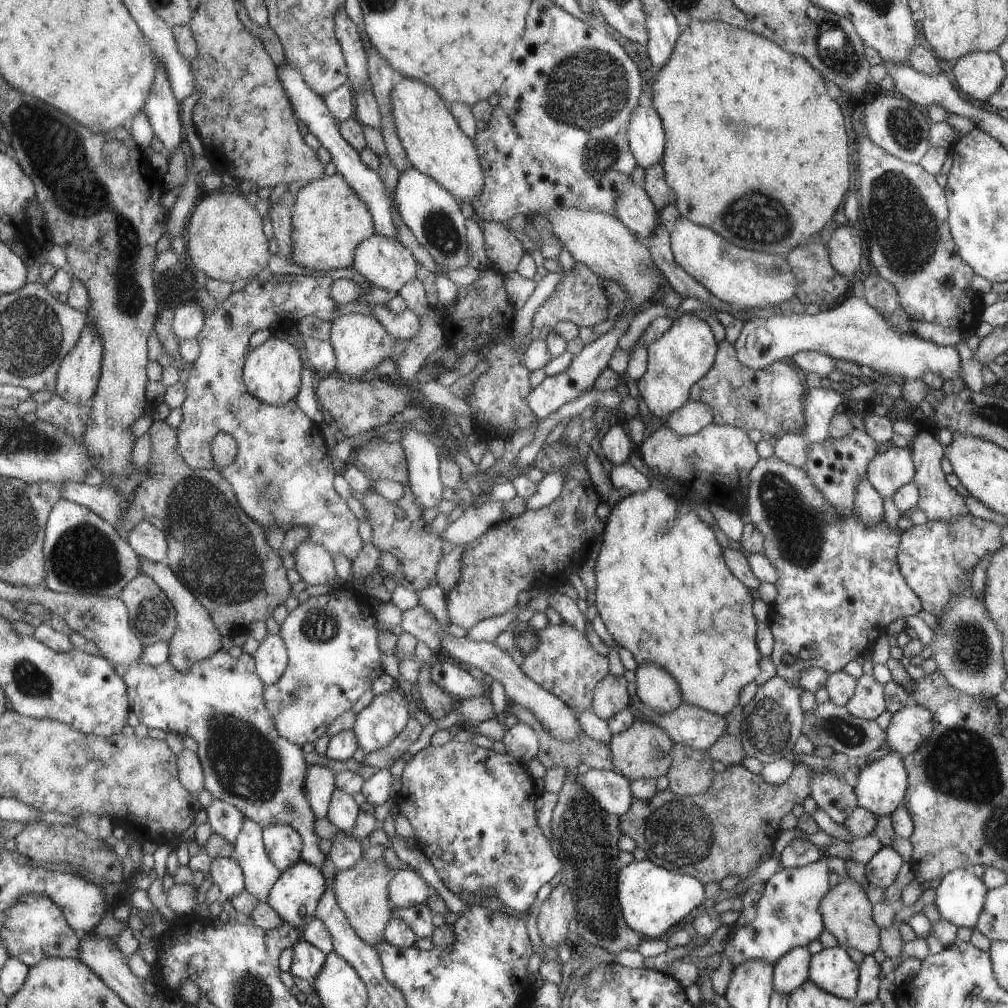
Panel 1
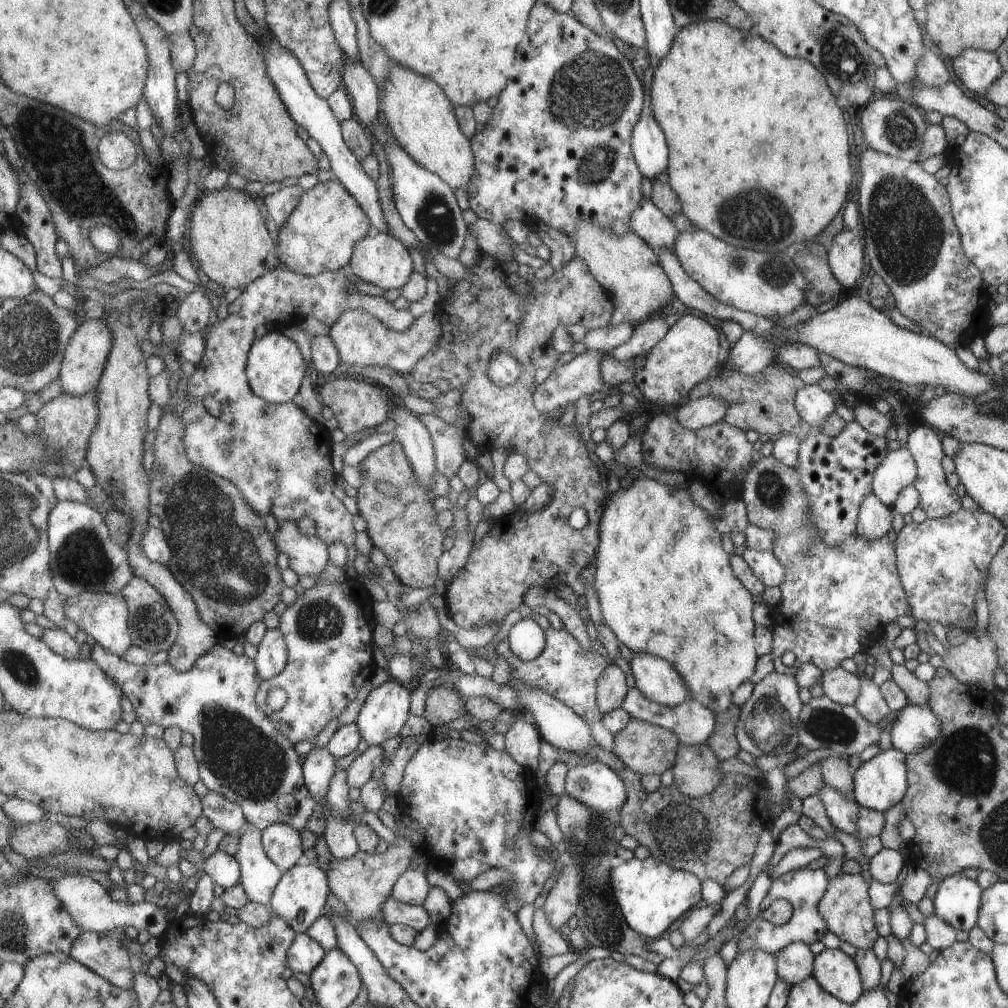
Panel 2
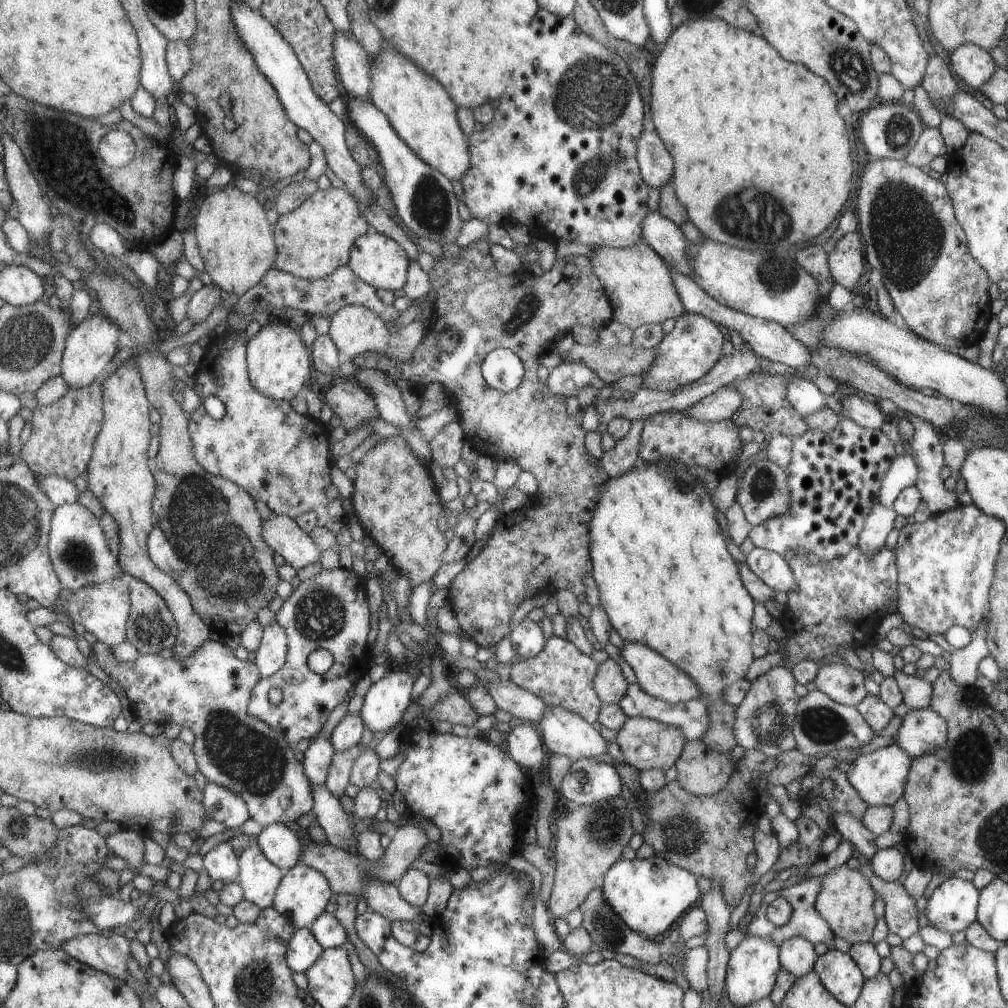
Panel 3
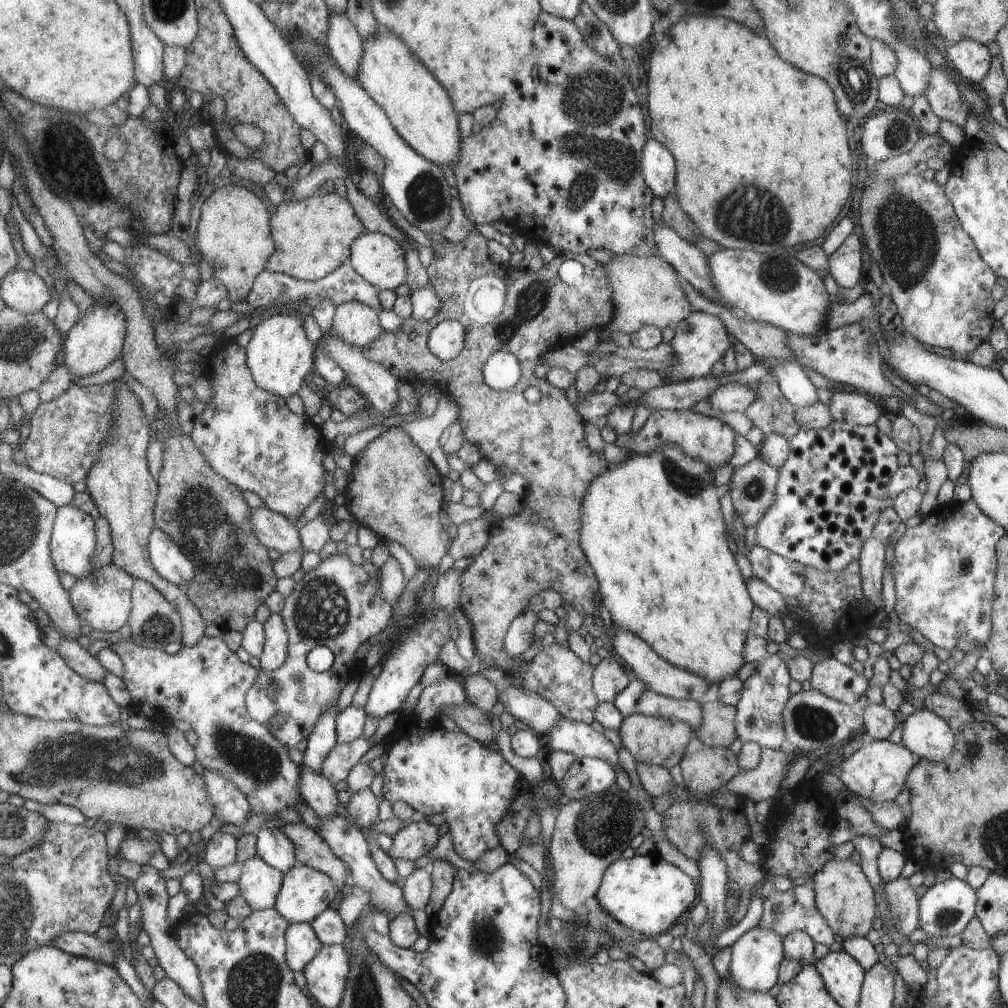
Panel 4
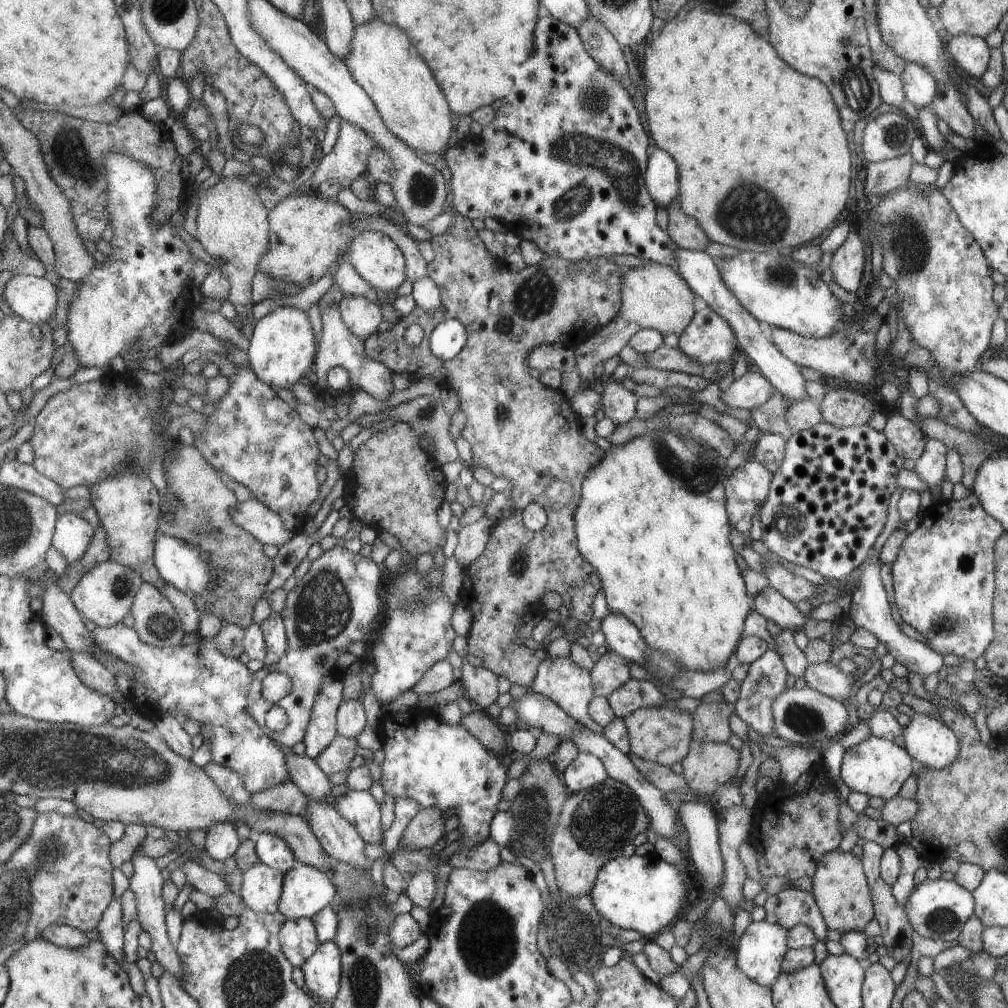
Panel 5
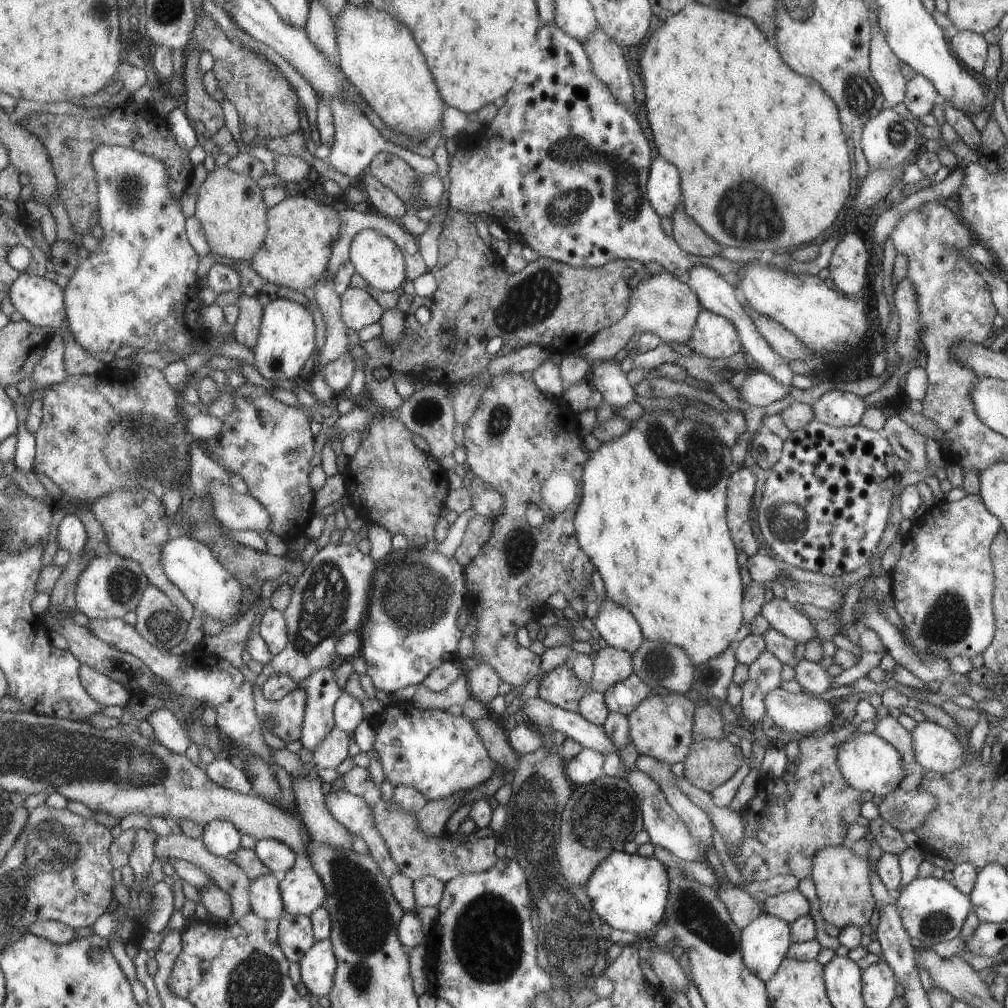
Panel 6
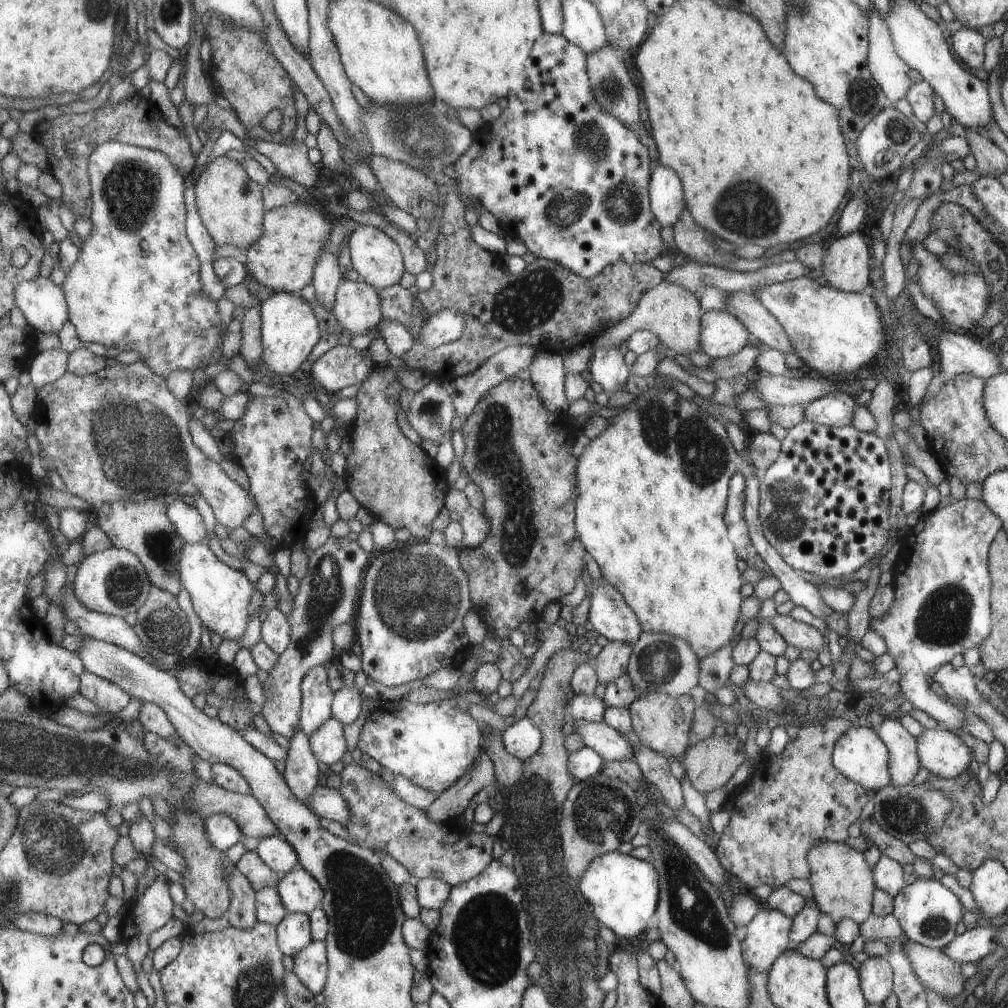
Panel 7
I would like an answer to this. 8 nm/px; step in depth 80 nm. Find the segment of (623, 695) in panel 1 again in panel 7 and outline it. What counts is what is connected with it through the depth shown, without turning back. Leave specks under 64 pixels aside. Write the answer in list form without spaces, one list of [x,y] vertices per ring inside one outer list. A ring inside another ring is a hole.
[[[608,641],[592,661],[596,680],[605,684],[625,674],[629,666],[629,654],[633,654],[631,643]]]

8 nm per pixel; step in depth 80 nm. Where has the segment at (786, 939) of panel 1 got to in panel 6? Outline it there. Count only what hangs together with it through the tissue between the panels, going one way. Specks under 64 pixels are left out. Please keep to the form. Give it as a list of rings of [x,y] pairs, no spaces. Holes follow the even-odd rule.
[[[797,889],[768,896],[762,903],[761,909],[769,916],[775,916],[790,925],[801,916],[809,916],[808,900]]]

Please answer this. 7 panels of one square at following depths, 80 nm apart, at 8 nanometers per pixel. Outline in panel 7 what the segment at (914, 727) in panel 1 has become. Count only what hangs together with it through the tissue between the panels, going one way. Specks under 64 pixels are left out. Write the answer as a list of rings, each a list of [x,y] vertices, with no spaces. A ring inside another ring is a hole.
[[[939,725],[935,729],[924,728],[916,738],[916,755],[920,766],[944,779],[961,775],[971,762],[970,748]]]

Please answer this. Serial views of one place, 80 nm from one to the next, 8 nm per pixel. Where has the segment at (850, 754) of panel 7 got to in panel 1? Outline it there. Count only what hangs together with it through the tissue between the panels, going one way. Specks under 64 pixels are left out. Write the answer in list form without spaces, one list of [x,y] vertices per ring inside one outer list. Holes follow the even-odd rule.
[[[893,751],[868,765],[861,765],[853,788],[857,806],[876,818],[891,814],[906,796],[905,770],[902,756]]]

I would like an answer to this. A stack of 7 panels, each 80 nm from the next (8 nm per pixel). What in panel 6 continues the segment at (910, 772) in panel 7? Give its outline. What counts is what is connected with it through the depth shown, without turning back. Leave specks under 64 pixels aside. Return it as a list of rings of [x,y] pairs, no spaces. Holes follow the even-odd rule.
[[[887,715],[875,719],[873,734],[899,750],[899,754],[903,756],[903,776],[909,775],[911,772],[910,764],[914,758],[908,726],[900,725],[897,720]]]

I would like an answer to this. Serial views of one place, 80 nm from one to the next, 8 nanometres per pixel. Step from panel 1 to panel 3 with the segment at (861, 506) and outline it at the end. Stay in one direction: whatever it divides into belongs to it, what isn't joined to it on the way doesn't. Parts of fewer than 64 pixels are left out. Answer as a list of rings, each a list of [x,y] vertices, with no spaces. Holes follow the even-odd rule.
[[[875,504],[871,508],[870,515],[865,519],[856,546],[862,552],[867,552],[867,556],[877,554],[881,550],[881,546],[884,546],[888,533],[893,531],[893,520],[896,516],[897,514],[890,507]]]

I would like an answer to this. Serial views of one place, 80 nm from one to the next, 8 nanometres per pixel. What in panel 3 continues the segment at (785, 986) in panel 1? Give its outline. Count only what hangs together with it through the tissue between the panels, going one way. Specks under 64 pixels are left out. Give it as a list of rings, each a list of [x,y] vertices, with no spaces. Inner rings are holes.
[[[799,936],[778,946],[778,960],[782,970],[793,974],[795,978],[807,974],[816,959],[813,945]]]

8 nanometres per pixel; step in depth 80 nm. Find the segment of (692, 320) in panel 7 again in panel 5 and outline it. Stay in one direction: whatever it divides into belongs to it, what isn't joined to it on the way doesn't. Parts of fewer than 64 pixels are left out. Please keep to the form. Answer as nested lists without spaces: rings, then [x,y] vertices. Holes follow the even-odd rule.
[[[648,262],[644,266],[629,268],[622,272],[621,287],[621,307],[619,313],[606,325],[598,331],[593,332],[583,343],[579,343],[574,347],[575,360],[577,360],[576,369],[581,382],[592,382],[597,376],[597,366],[602,364],[604,360],[618,355],[625,344],[629,344],[630,337],[635,335],[641,328],[651,328],[661,332],[661,335],[675,334],[684,332],[687,324],[695,315],[693,310],[693,298],[697,298],[691,294],[691,290],[685,286],[685,282],[671,270],[669,266],[657,264],[657,262]]]

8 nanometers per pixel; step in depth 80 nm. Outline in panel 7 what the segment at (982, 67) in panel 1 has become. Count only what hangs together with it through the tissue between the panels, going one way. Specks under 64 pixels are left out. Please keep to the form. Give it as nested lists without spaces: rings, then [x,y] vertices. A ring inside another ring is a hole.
[[[962,27],[952,33],[951,48],[969,68],[979,68],[985,56],[983,36],[976,30],[969,27]]]

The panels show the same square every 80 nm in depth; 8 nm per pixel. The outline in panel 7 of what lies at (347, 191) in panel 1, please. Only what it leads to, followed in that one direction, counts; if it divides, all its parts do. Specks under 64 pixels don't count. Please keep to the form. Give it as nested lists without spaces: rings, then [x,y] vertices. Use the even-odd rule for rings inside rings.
[[[299,202],[266,211],[265,230],[261,238],[246,250],[243,259],[251,278],[277,292],[299,293],[307,284],[313,284],[319,255],[326,250],[334,222],[331,215],[325,216],[321,210]]]

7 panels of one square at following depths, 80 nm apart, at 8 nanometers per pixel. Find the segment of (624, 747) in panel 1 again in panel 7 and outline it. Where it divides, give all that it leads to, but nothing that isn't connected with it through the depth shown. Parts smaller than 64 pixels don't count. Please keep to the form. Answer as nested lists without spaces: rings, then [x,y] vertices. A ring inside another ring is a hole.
[[[653,692],[640,694],[633,703],[629,703],[628,714],[631,727],[633,732],[637,735],[637,738],[653,752],[662,754],[667,760],[673,760],[673,757],[676,756],[681,758],[681,756],[685,754],[687,746],[689,746],[688,734],[693,724],[694,708],[695,704],[689,693],[674,697],[667,693]]]

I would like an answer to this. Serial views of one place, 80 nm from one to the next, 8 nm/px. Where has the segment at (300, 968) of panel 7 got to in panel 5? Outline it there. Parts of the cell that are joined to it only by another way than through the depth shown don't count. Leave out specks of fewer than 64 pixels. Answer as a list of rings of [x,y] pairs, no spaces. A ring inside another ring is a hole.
[[[333,942],[322,943],[302,967],[306,986],[316,999],[334,1003],[343,978],[343,950]]]

